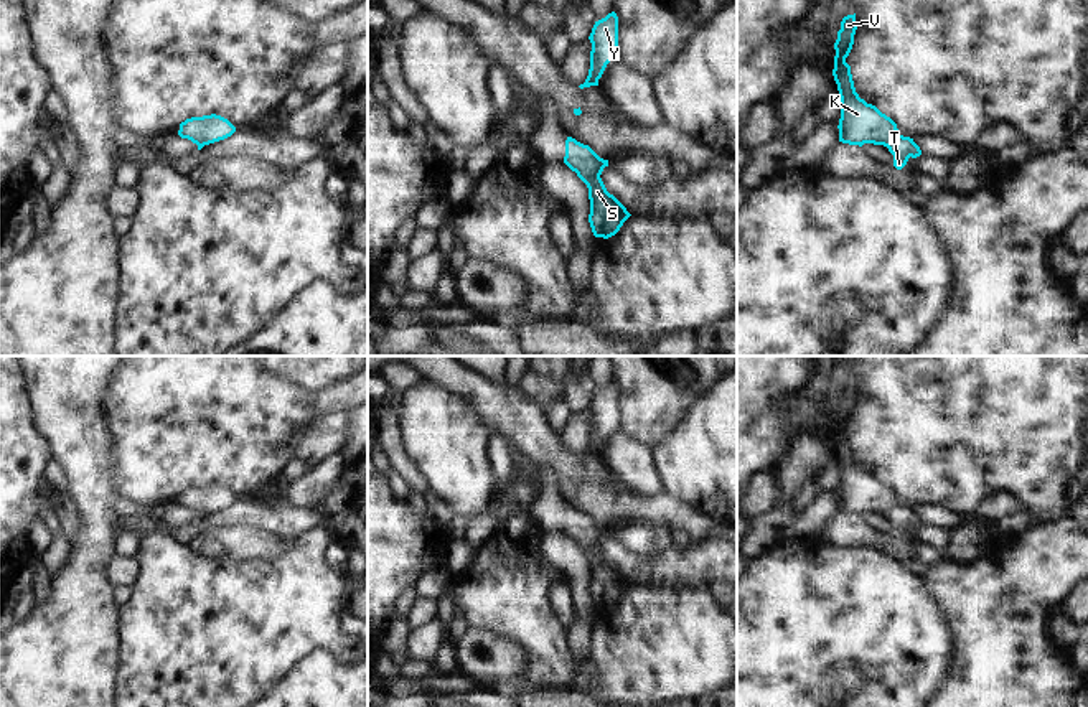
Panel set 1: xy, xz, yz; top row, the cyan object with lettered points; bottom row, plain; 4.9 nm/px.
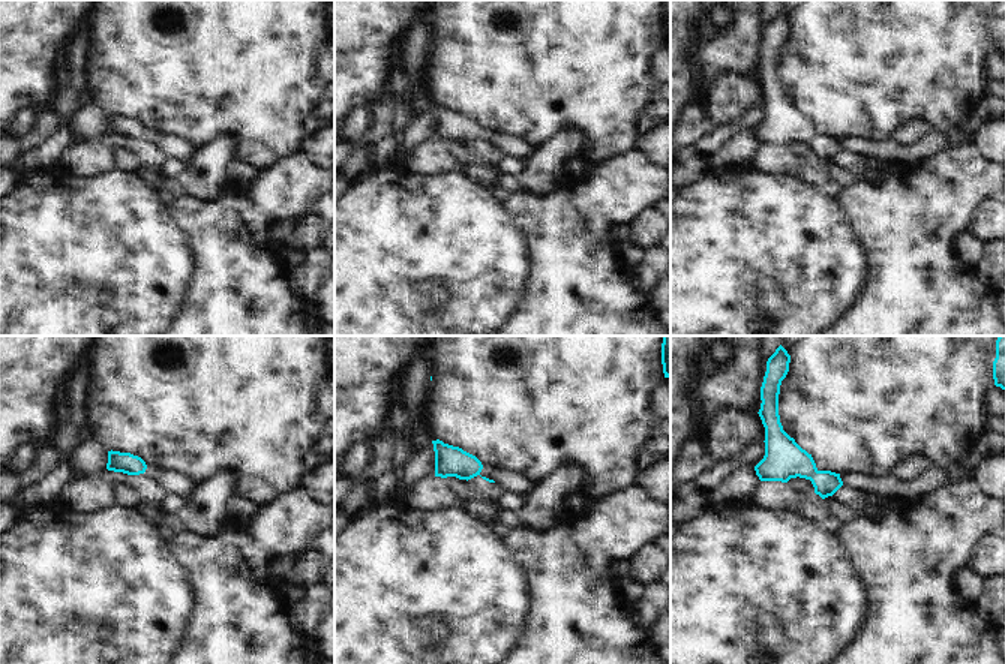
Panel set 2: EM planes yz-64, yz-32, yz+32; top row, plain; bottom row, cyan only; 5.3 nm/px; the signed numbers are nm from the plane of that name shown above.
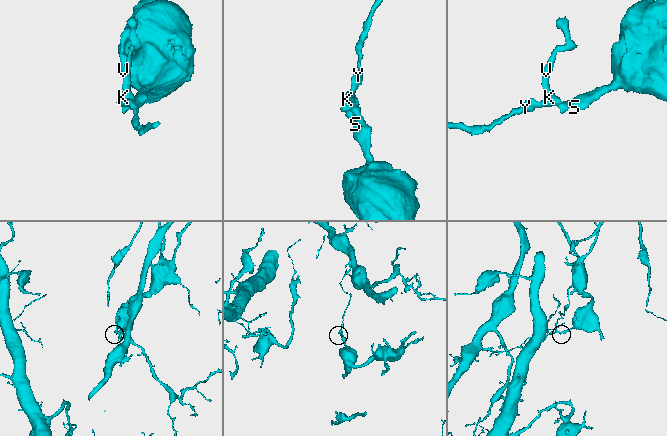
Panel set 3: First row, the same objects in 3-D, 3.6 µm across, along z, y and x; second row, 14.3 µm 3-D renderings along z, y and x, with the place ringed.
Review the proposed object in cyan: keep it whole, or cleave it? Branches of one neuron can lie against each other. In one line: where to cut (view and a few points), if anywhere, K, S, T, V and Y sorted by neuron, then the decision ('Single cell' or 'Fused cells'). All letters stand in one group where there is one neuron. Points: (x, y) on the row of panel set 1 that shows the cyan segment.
Split along yz (899, 134), (887, 147). Groups: K V Y / S T. Fused cells.

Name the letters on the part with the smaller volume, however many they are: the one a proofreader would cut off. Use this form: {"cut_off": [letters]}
{"cut_off": ["S", "T"]}

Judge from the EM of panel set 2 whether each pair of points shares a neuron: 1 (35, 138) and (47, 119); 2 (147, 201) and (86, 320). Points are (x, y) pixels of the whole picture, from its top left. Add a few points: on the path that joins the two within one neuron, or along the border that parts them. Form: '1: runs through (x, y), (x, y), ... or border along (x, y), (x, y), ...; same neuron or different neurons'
1: runs through (39, 134), (47, 123); same neuron
2: runs through (120, 231), (86, 275), (86, 290); same neuron

